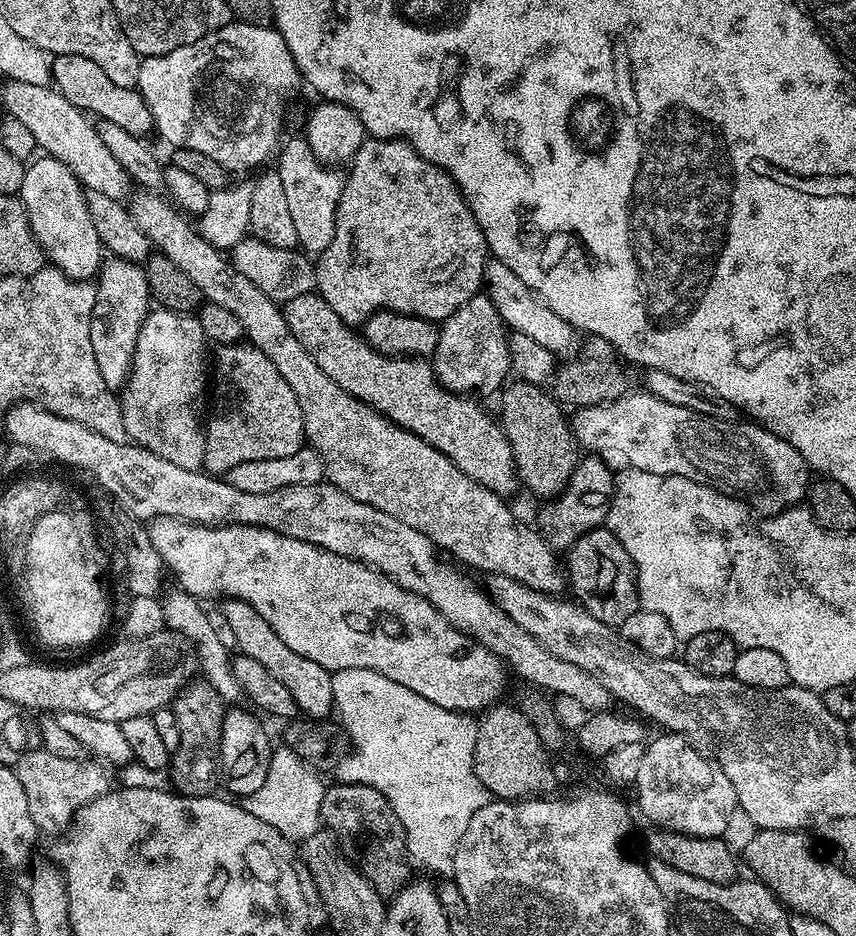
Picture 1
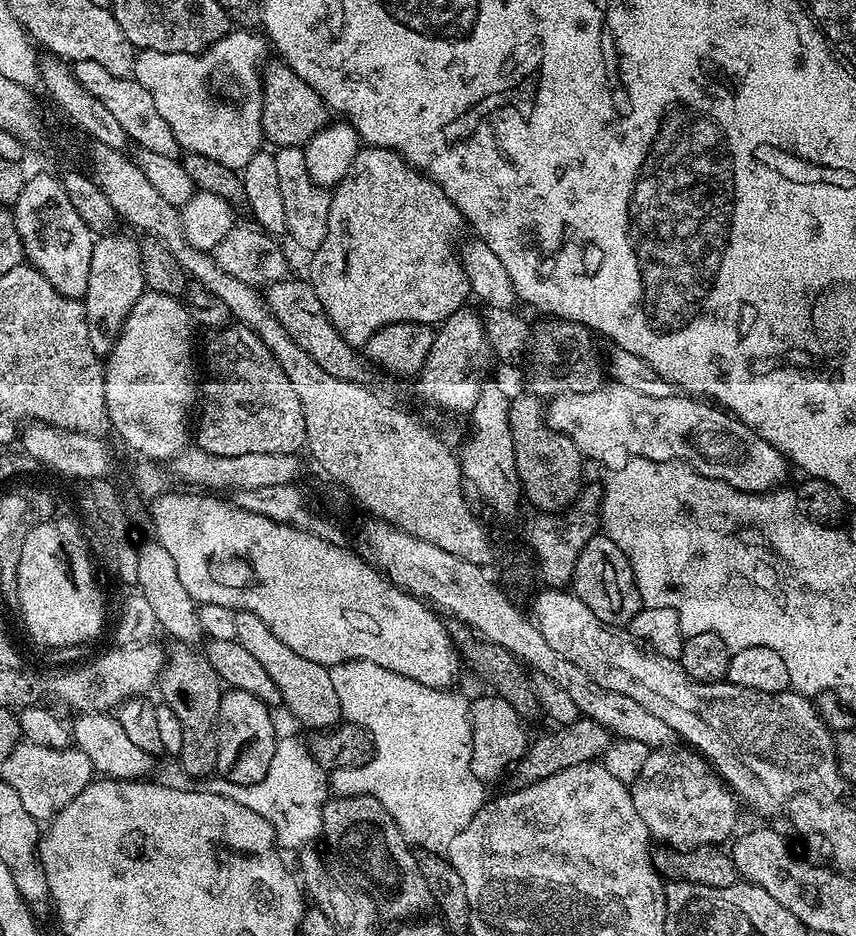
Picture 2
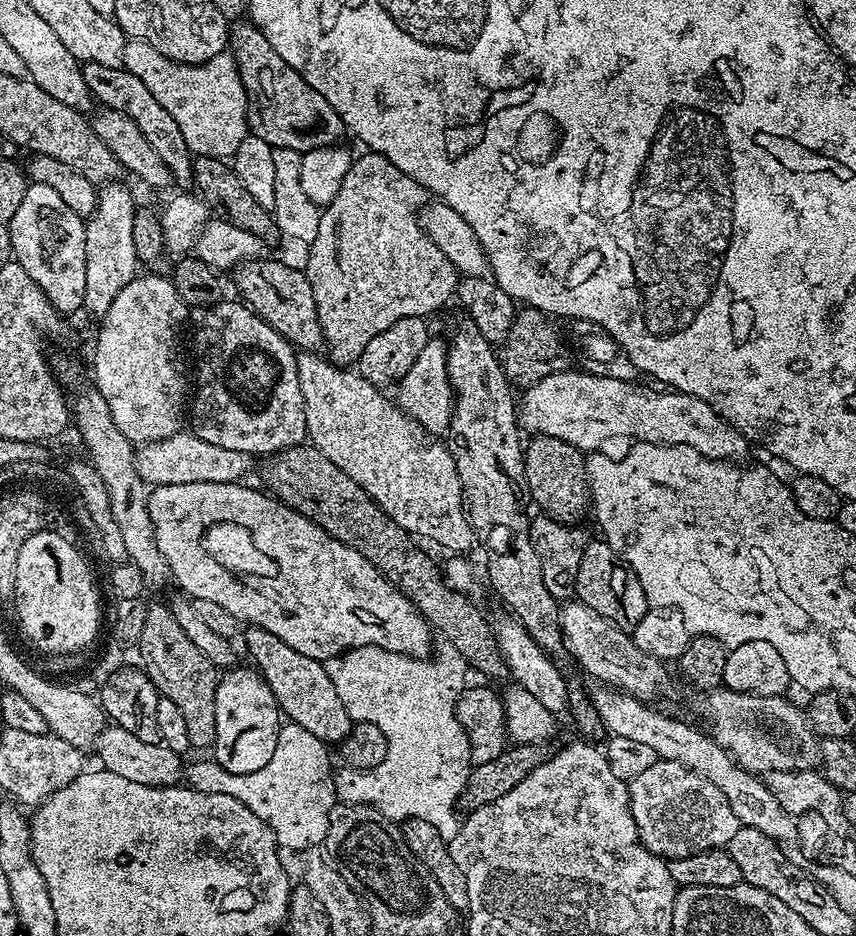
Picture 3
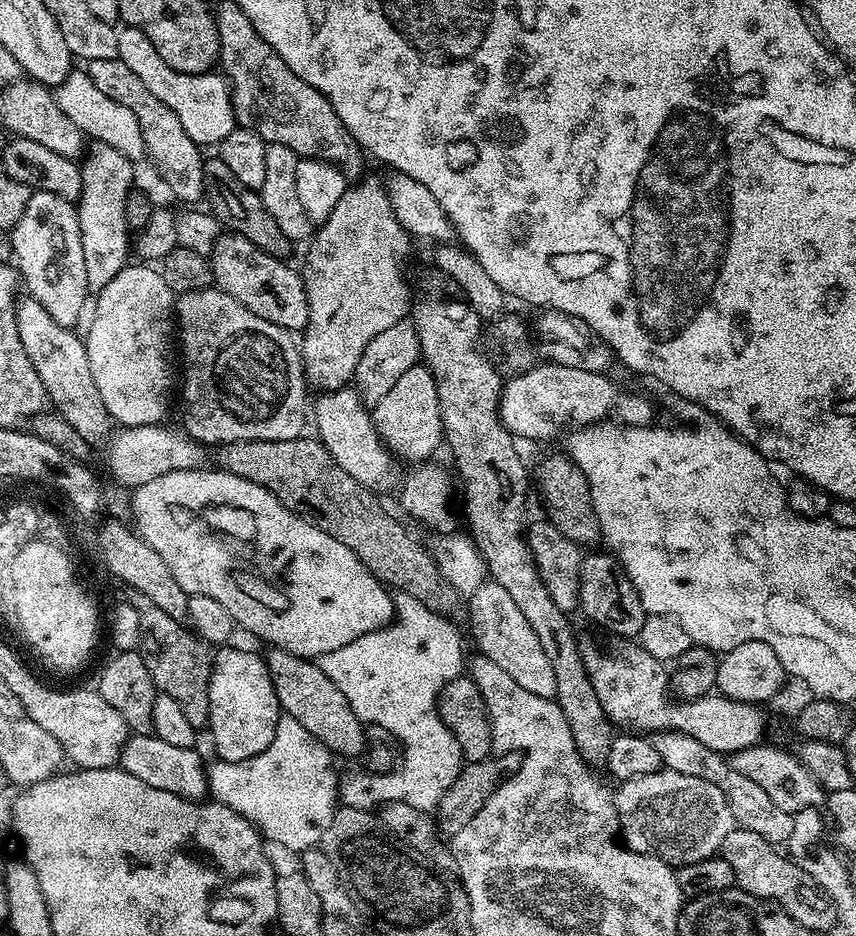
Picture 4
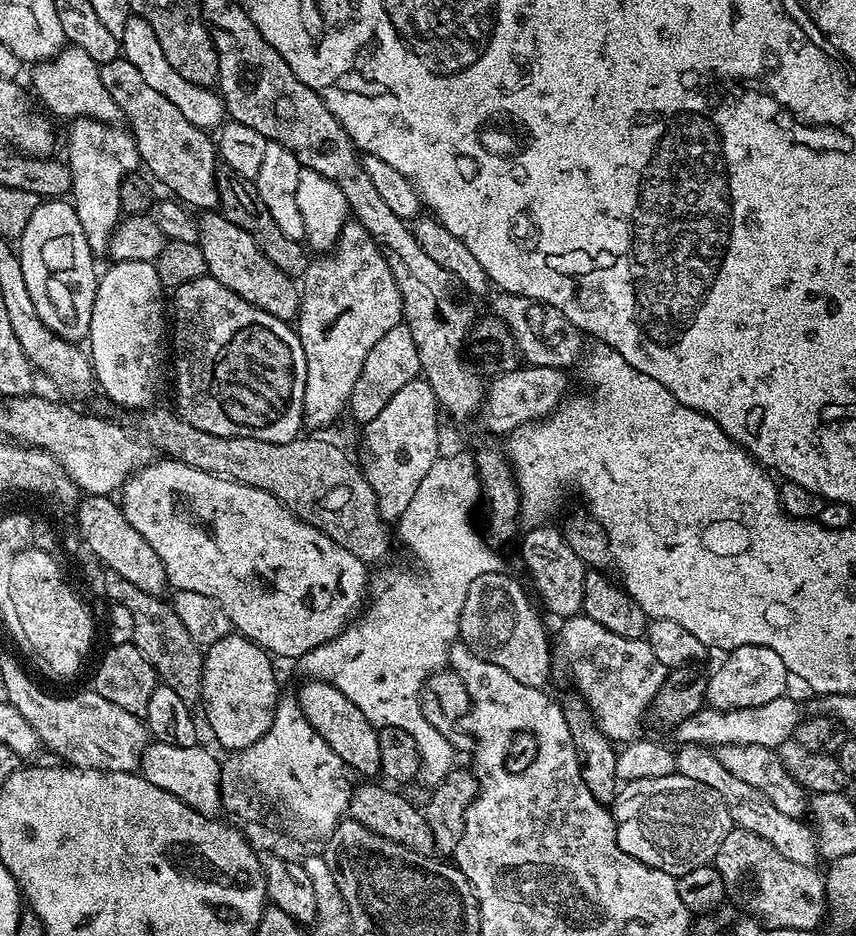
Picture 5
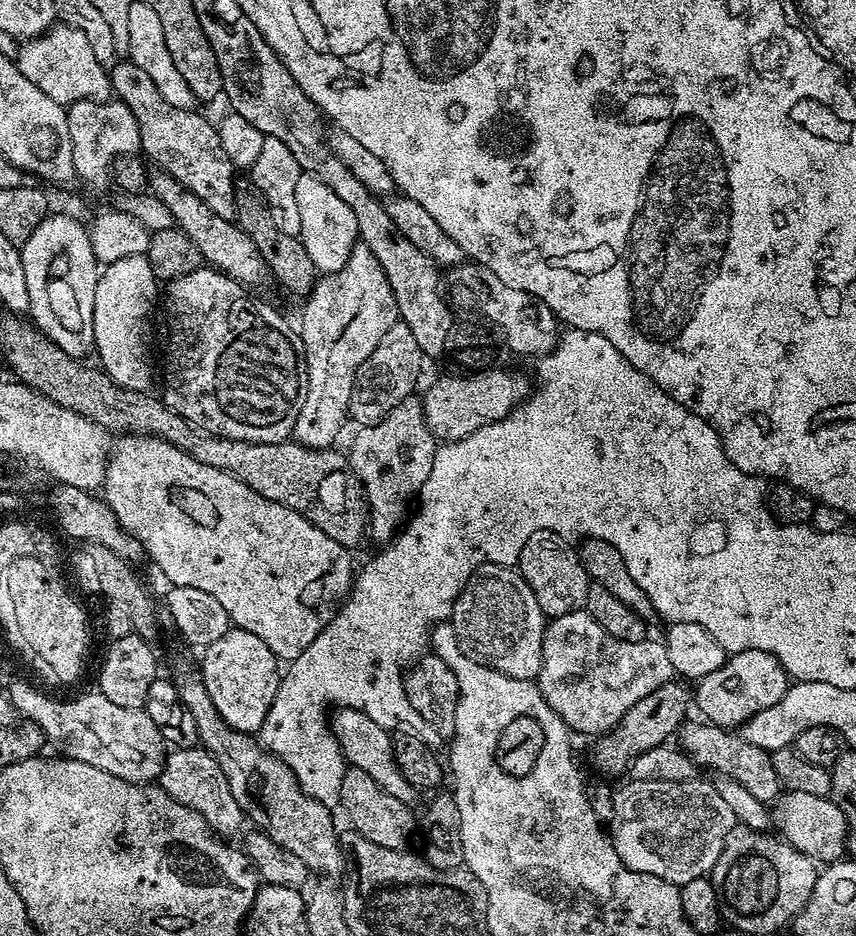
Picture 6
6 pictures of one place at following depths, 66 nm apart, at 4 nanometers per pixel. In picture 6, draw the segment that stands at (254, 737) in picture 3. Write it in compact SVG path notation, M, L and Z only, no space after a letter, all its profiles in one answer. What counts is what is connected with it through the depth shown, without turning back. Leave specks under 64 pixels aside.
M232 626L226 634L222 634L222 638L218 638L218 642L203 649L202 656L204 661L201 659L198 664L200 674L204 677L210 702L214 702L226 726L236 732L259 733L262 722L266 722L270 702L274 702L282 675L281 665L270 646L266 646L262 638L250 634L250 630Z

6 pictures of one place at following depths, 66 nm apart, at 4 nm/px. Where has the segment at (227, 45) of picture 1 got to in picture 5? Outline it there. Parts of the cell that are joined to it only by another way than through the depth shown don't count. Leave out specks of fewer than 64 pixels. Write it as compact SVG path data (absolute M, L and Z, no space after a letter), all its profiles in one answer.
M129 15L126 30L122 30L119 37L123 59L129 60L138 69L138 74L142 74L142 79L152 89L158 90L158 94L163 94L169 102L174 102L174 106L178 106L178 111L188 121L194 122L194 126L205 130L216 130L225 123L224 102L220 99L219 91L203 88L194 82L186 82L186 78L182 78L182 74L178 74L178 70L174 70L174 66L166 62L166 54L162 54L162 46L158 46L158 38L148 20L144 20L141 16Z

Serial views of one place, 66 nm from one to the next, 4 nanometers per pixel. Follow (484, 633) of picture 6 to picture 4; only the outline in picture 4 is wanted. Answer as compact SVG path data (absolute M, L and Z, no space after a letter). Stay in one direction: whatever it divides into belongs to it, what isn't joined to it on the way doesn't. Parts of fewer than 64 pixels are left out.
M493 580L481 581L479 587L468 598L472 634L478 646L477 651L496 662L518 686L525 687L530 694L553 699L556 692L556 679L553 667L544 653L536 632L520 612L519 607L504 586Z

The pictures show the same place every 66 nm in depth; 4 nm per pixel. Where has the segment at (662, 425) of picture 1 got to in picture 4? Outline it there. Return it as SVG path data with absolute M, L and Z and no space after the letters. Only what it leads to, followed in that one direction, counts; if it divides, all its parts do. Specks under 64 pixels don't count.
M551 362L537 363L526 374L509 376L503 381L500 389L502 426L506 426L508 432L524 441L544 440L558 435L560 431L563 433L567 428L575 430L599 424L607 421L611 412L621 424L647 425L652 416L651 404L640 396L620 392L619 386L610 377L611 375L602 372L573 370L571 366Z

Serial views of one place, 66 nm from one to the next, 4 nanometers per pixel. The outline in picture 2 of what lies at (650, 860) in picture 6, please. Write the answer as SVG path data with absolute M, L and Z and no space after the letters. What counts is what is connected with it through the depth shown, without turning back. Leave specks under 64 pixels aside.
M671 747L653 750L650 758L646 758L642 774L638 774L635 784L630 788L634 810L642 814L642 822L646 822L649 837L653 841L660 840L656 842L661 845L669 848L723 845L723 840L727 841L737 831L737 797L730 791L728 784L716 775L704 756L681 747L677 752Z

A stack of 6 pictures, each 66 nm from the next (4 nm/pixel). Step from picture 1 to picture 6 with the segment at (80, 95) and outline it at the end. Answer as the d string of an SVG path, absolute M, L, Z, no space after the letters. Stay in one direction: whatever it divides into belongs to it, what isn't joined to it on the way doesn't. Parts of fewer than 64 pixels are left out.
M124 58L113 63L110 79L115 99L124 101L130 114L134 114L134 119L138 121L140 152L149 161L152 159L159 171L169 172L183 188L206 200L210 207L216 209L218 218L235 221L238 176L230 158L226 158L226 150L222 150L217 125L199 116L199 111L170 106L170 102L158 94L154 81L139 66L134 66L132 60Z

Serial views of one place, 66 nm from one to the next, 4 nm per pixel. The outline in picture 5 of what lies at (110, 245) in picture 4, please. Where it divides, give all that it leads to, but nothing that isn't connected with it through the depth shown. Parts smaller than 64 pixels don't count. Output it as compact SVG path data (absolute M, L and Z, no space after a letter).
M81 116L67 125L66 163L72 175L70 203L76 209L78 222L82 222L82 230L86 234L86 242L96 258L107 253L112 232L122 219L118 198L122 178L133 175L141 167L135 136L127 127L120 126L116 122L107 124L88 116Z

